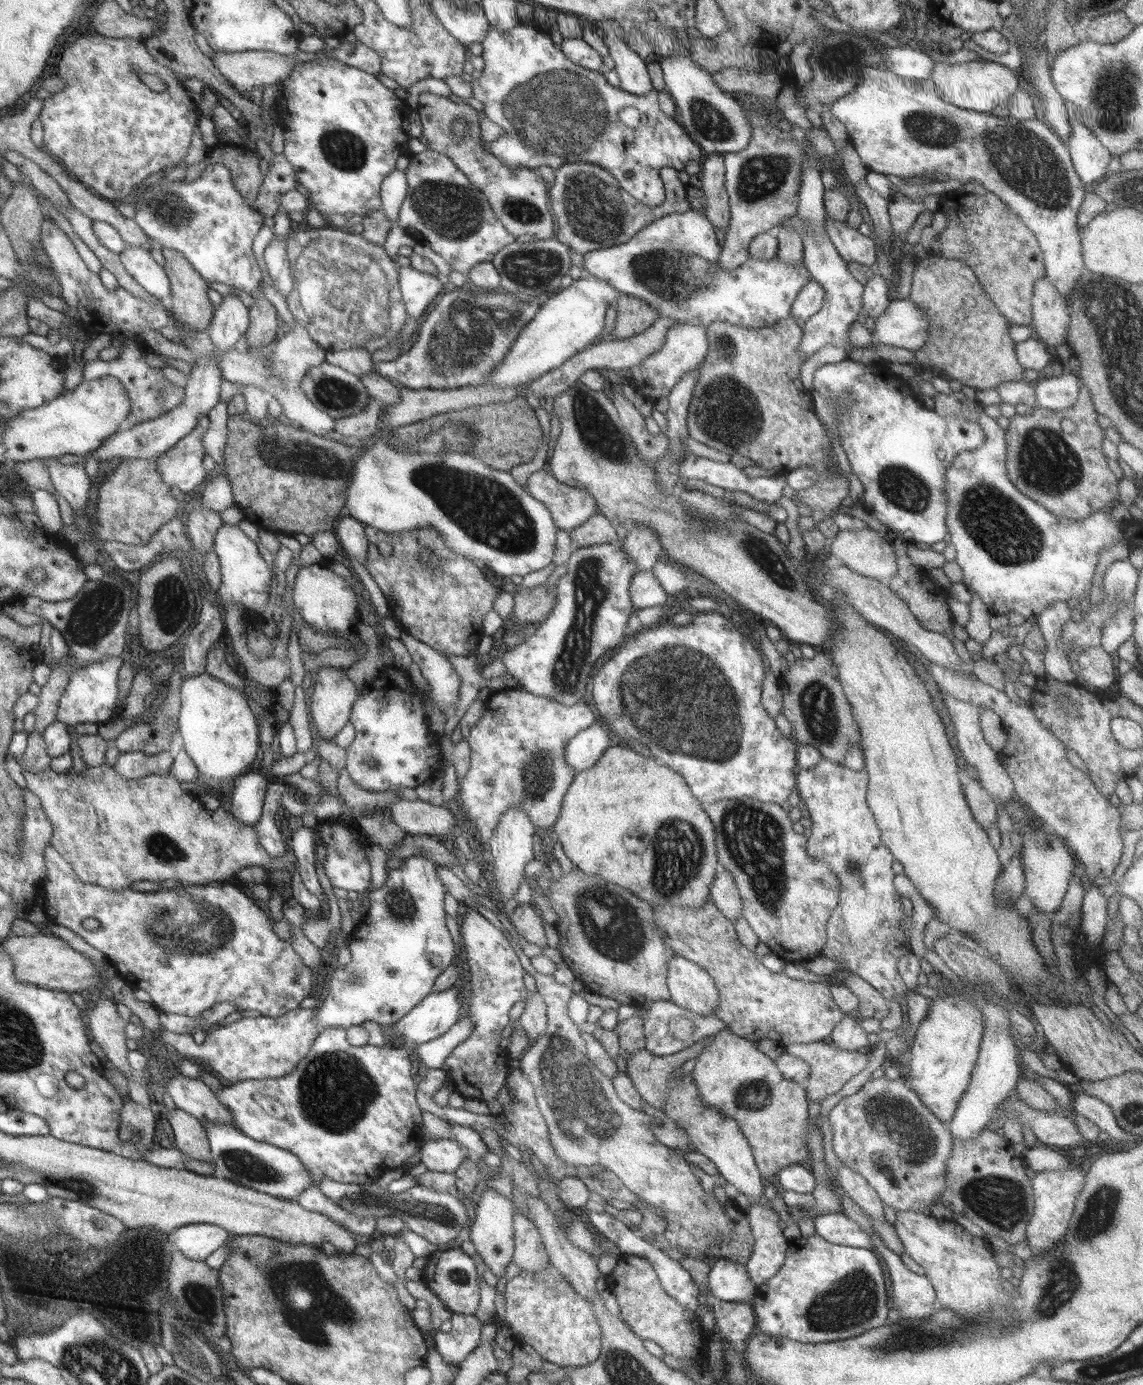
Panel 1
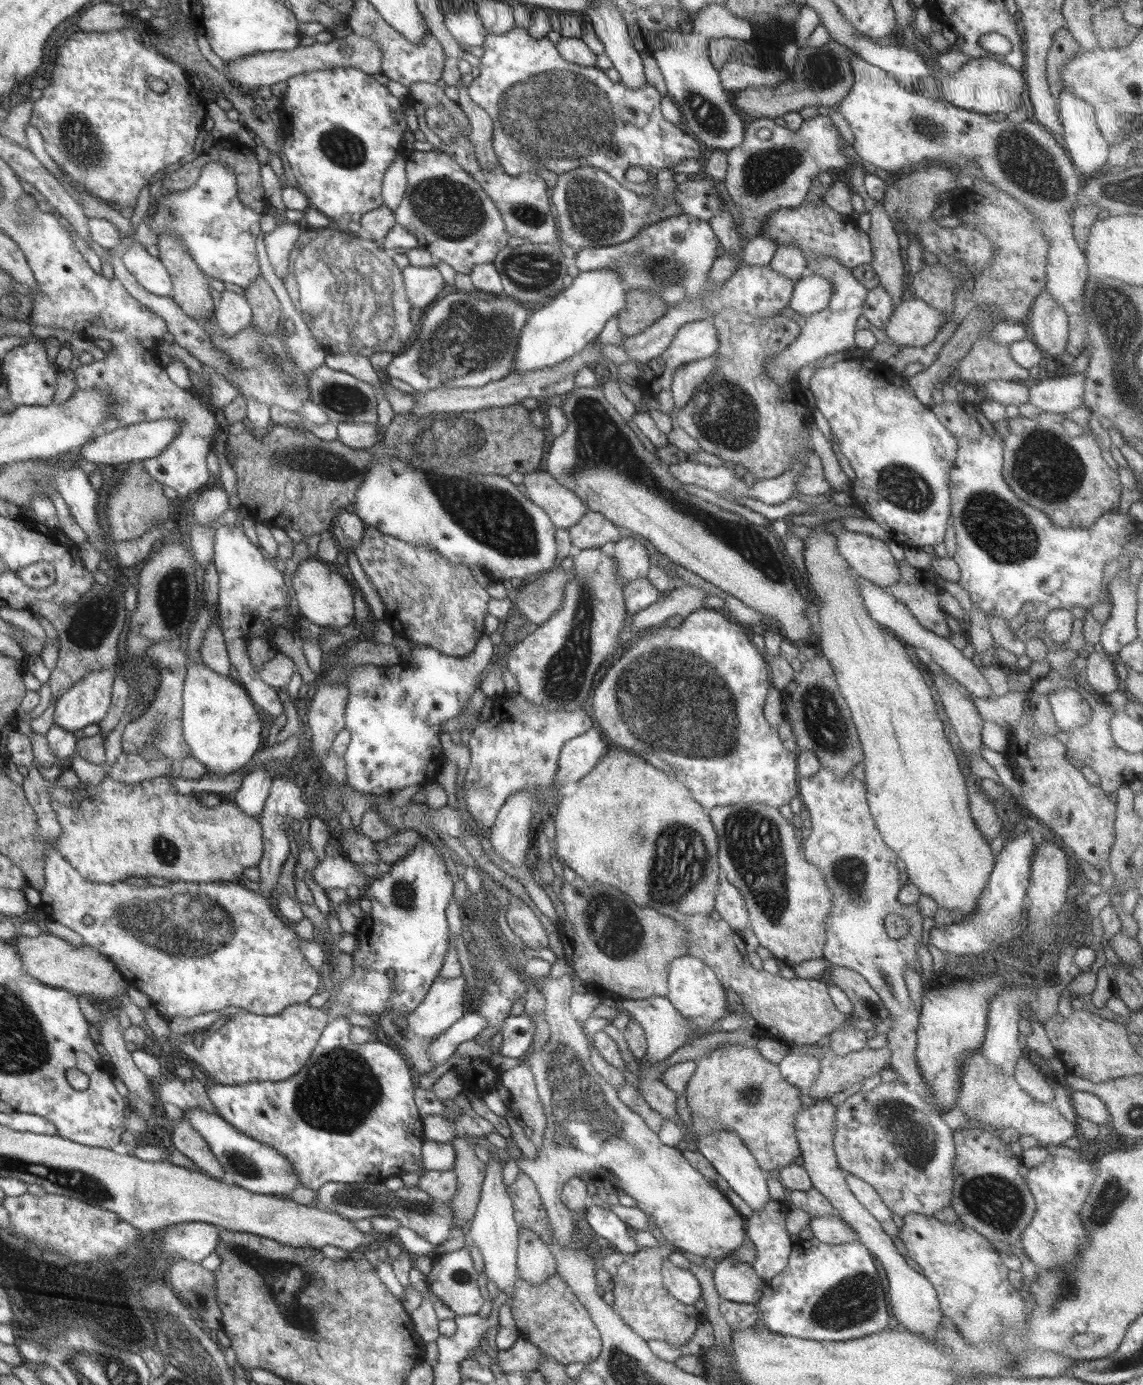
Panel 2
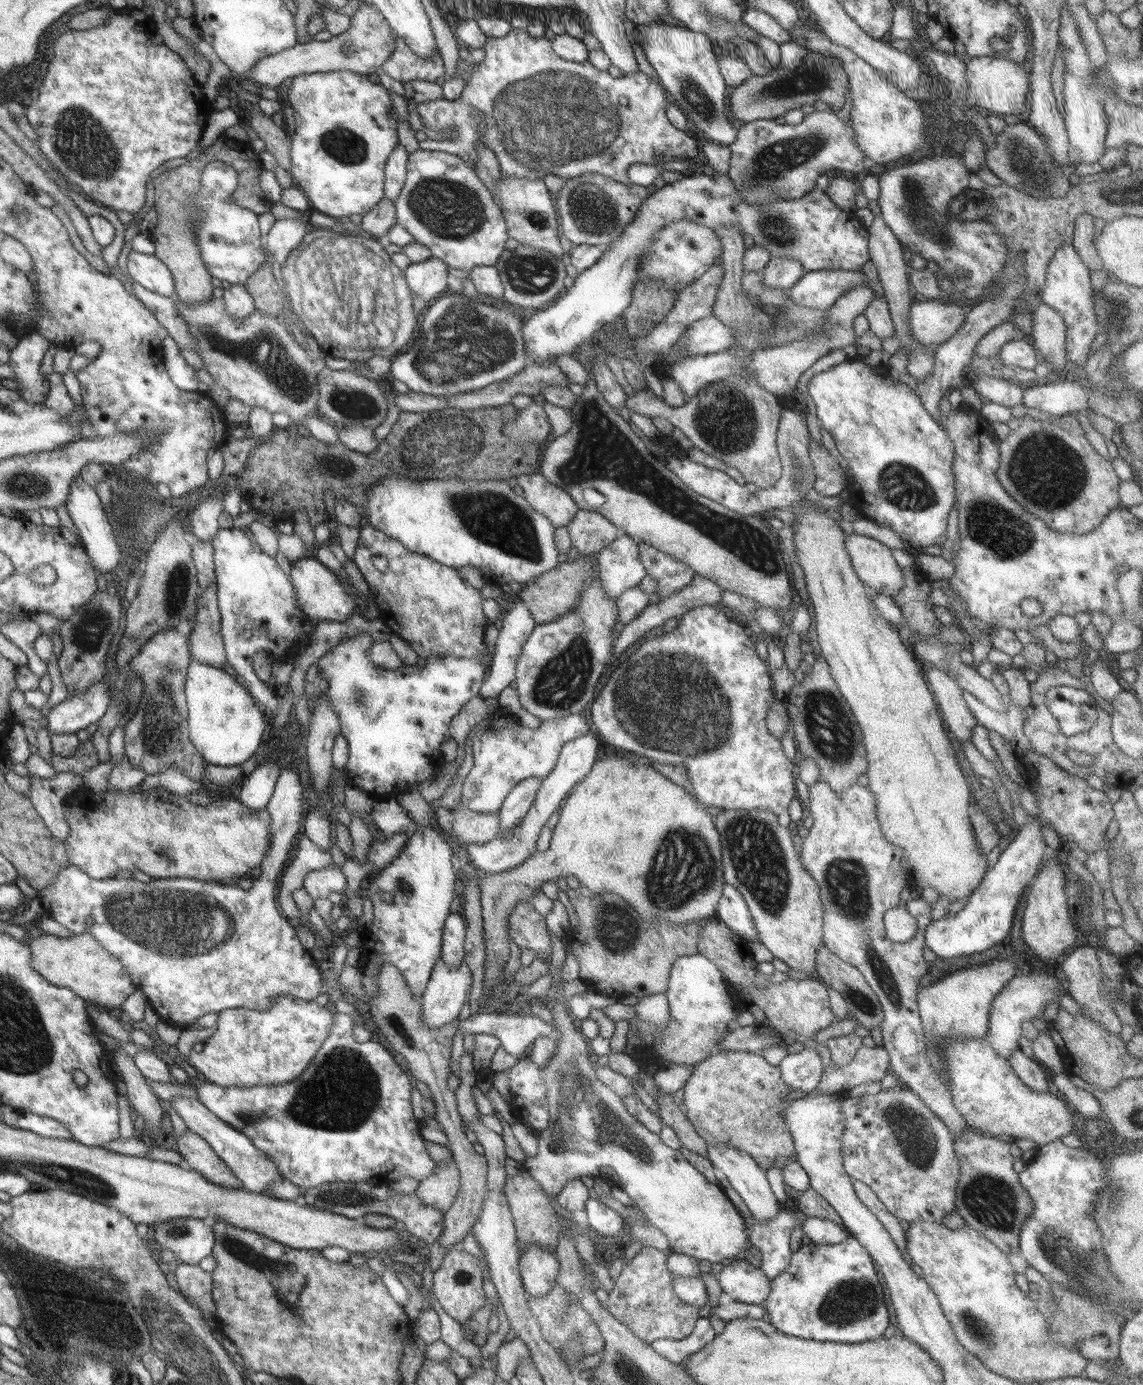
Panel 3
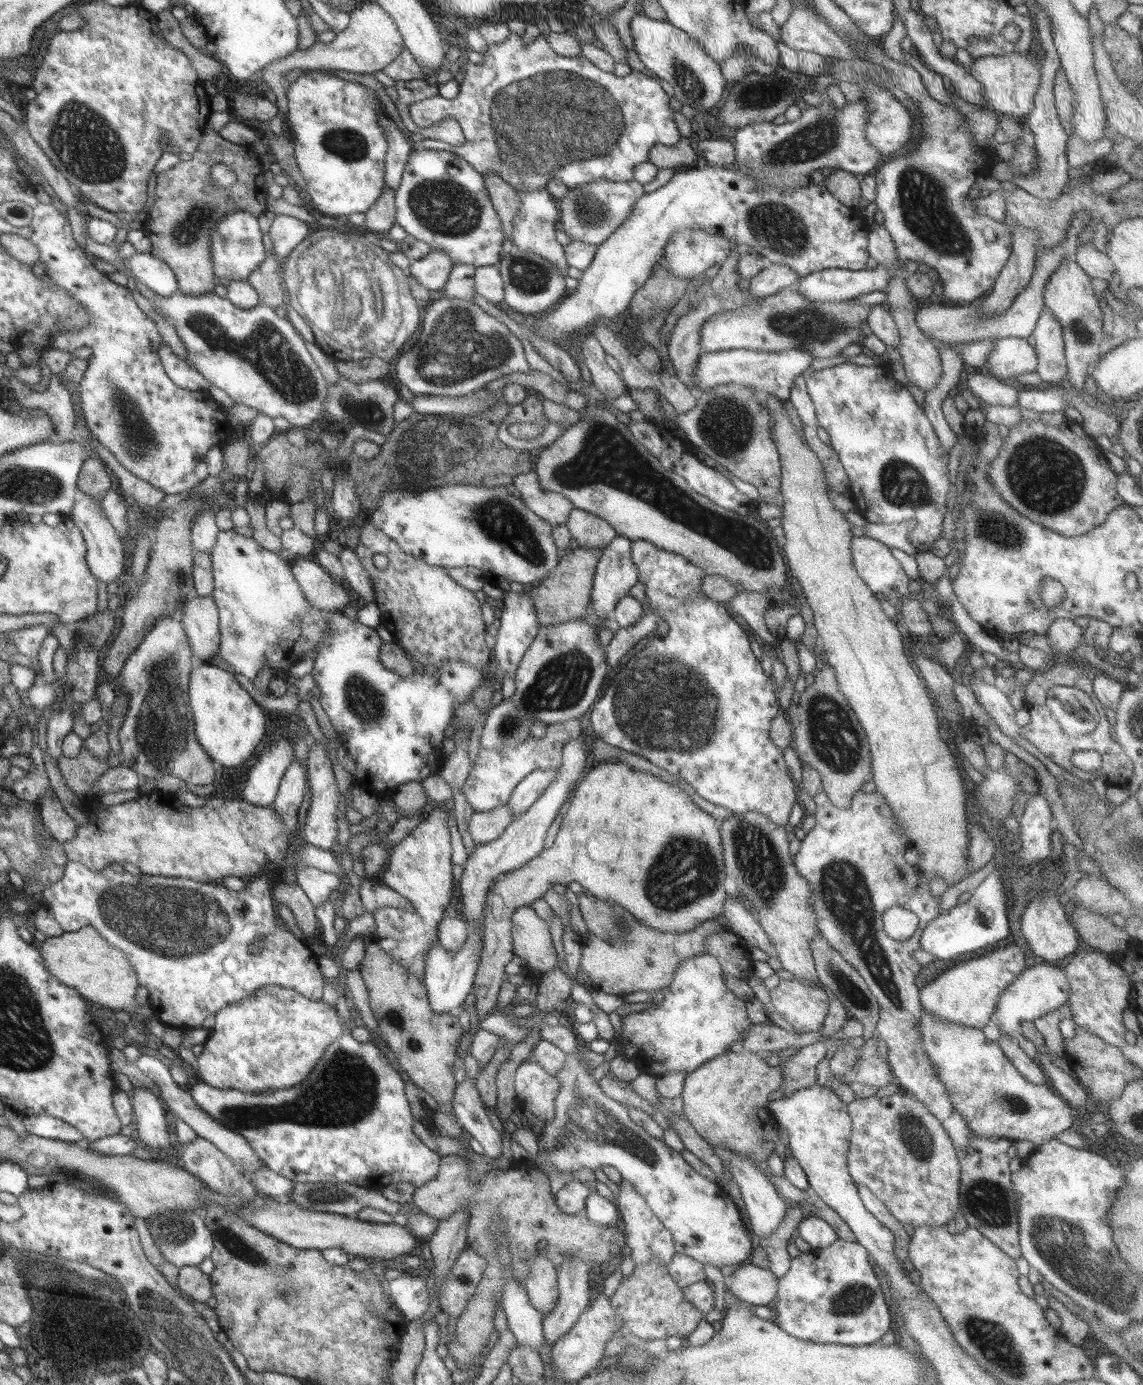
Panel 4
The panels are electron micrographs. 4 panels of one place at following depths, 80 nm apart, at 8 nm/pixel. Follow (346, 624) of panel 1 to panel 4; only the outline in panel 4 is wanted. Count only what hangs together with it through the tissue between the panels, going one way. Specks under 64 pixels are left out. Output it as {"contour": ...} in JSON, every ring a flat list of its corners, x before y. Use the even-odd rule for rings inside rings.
{"contour":[[298,557,292,561,292,571,303,587,308,602,324,612,340,611,350,602,341,581,330,577,313,557]]}

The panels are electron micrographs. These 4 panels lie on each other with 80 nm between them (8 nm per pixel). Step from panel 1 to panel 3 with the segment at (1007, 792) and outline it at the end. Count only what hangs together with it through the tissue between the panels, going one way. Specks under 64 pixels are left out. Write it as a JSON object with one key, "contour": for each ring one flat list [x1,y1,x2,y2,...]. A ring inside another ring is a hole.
{"contour":[[923,664,926,682,939,705,942,719,959,741,971,741,972,728,977,725,972,711,964,701,964,691,943,668]]}

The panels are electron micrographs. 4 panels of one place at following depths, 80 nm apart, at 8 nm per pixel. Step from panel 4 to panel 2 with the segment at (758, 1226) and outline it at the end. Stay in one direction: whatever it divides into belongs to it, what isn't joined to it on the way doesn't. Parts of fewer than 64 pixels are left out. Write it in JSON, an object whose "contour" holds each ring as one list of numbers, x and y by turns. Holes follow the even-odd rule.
{"contour":[[715,1130,710,1134,698,1135,697,1151,728,1181,732,1190,746,1201,752,1210,760,1210,771,1201,767,1186,768,1172,758,1166,754,1155,743,1145,742,1139,735,1132]]}

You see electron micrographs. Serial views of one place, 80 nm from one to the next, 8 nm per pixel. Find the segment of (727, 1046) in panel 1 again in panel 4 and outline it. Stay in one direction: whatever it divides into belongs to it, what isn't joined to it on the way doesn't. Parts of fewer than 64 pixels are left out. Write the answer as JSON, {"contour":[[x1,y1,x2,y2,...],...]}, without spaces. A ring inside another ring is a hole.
{"contour":[[730,1051,701,1064,684,1079,683,1114,710,1144,766,1161,780,1132,768,1109,768,1095,781,1090,782,1082,780,1067,769,1066,761,1053]]}

